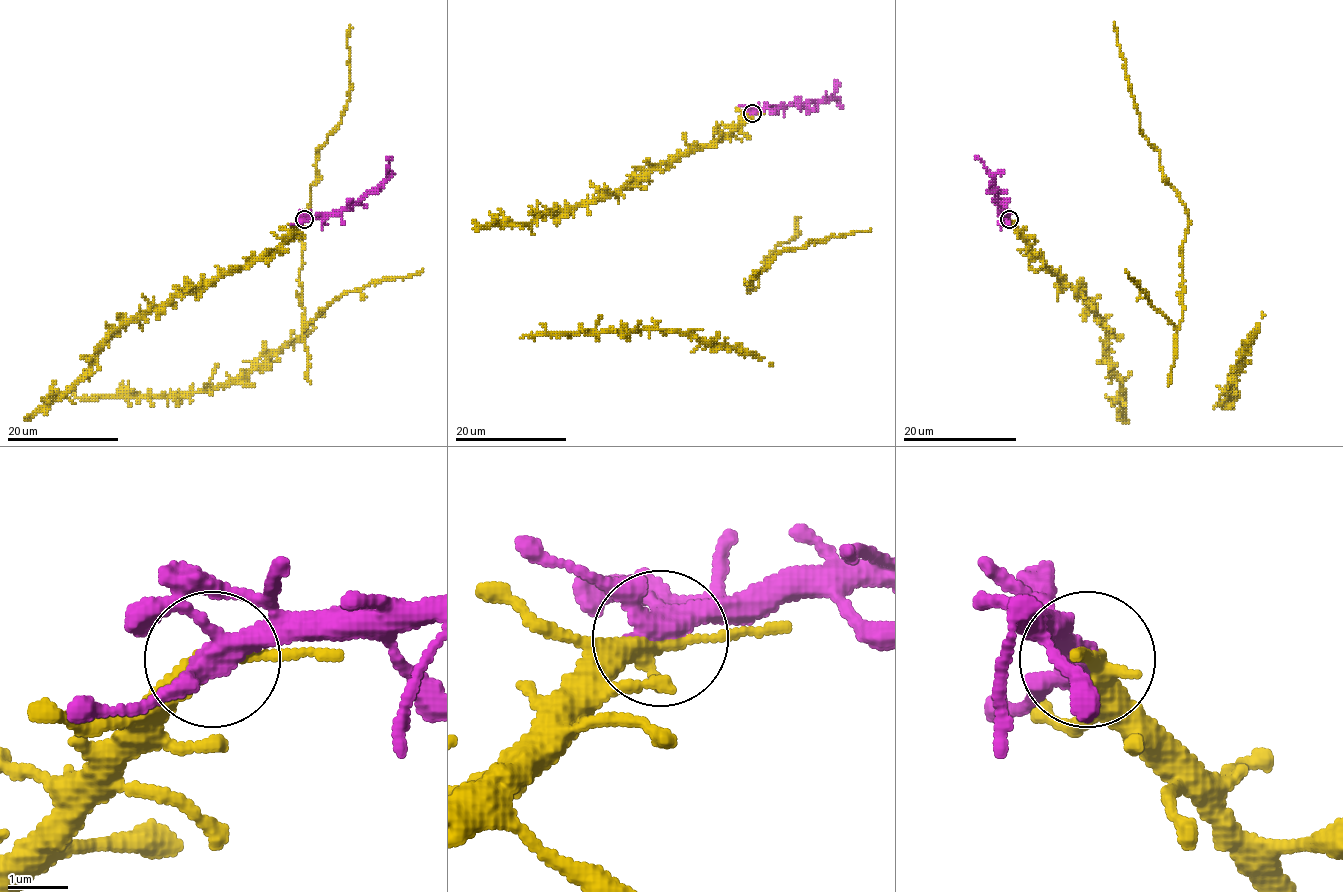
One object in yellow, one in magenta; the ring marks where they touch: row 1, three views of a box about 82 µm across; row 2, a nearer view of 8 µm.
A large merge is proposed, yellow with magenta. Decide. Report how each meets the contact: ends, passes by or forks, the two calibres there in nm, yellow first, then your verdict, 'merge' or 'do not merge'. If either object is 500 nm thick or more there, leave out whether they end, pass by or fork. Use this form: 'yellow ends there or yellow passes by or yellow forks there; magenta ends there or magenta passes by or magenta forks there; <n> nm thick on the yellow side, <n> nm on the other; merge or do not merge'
yellow passes by; magenta forks there; 280 nm thick on the yellow side, 320 nm on the other; merge

